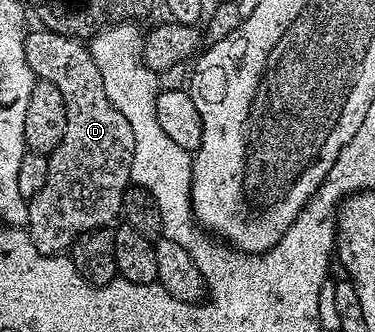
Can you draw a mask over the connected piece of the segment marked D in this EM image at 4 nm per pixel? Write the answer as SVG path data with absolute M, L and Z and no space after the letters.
M45 28L37 29L27 33L24 56L35 79L51 82L60 88L60 96L64 96L68 112L68 128L64 132L64 140L60 140L58 147L48 156L48 180L44 188L40 188L40 192L29 199L28 233L42 254L62 254L69 251L84 232L100 230L119 221L124 192L131 185L134 137L128 120L124 120L112 100L108 100L108 92L104 92L104 80L100 80L100 68L96 68L89 49L79 39L67 38L65 34Z

